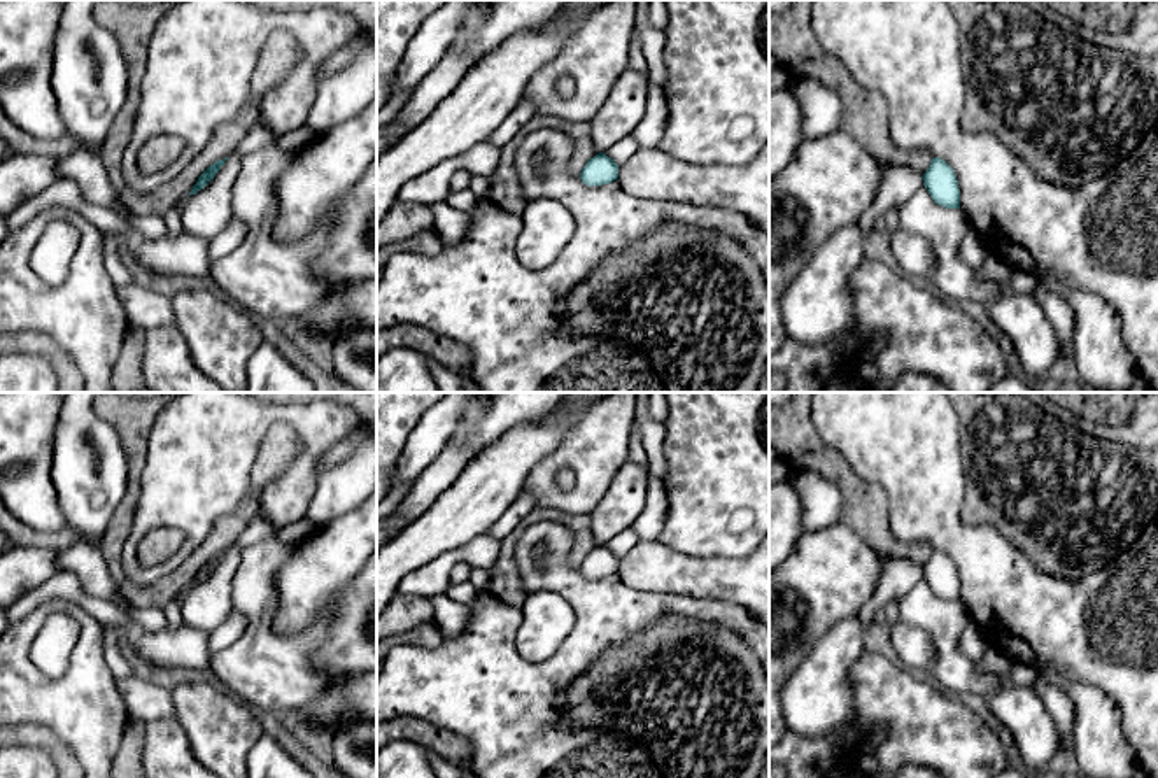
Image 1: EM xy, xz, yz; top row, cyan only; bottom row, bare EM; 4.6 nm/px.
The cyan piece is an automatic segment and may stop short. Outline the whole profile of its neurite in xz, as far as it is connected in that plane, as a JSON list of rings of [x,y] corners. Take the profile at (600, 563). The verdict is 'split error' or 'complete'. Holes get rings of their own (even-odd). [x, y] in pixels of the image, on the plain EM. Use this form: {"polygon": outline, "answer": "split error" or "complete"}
{"polygon": [[[599,545],[582,561],[580,571],[587,578],[610,576],[618,571],[618,557],[604,545]]], "answer": "complete"}

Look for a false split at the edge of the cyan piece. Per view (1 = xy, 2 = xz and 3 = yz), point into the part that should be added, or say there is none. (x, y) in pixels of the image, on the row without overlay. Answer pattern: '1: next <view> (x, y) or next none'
1: next none
2: next none
3: next none

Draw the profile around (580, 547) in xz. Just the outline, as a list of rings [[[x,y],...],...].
[[[536,506],[529,512],[529,515],[524,520],[527,522],[527,526],[533,526],[541,520],[555,520],[559,524],[568,526],[575,534],[575,541],[569,552],[571,568],[580,568],[587,554],[599,547],[592,540],[590,513],[568,513],[555,508]]]

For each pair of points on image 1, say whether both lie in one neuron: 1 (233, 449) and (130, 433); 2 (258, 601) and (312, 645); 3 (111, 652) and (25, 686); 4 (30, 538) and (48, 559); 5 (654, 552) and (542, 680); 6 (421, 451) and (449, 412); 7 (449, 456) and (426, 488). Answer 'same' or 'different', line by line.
1: different
2: same
3: different
4: different
5: different
6: same
7: same

